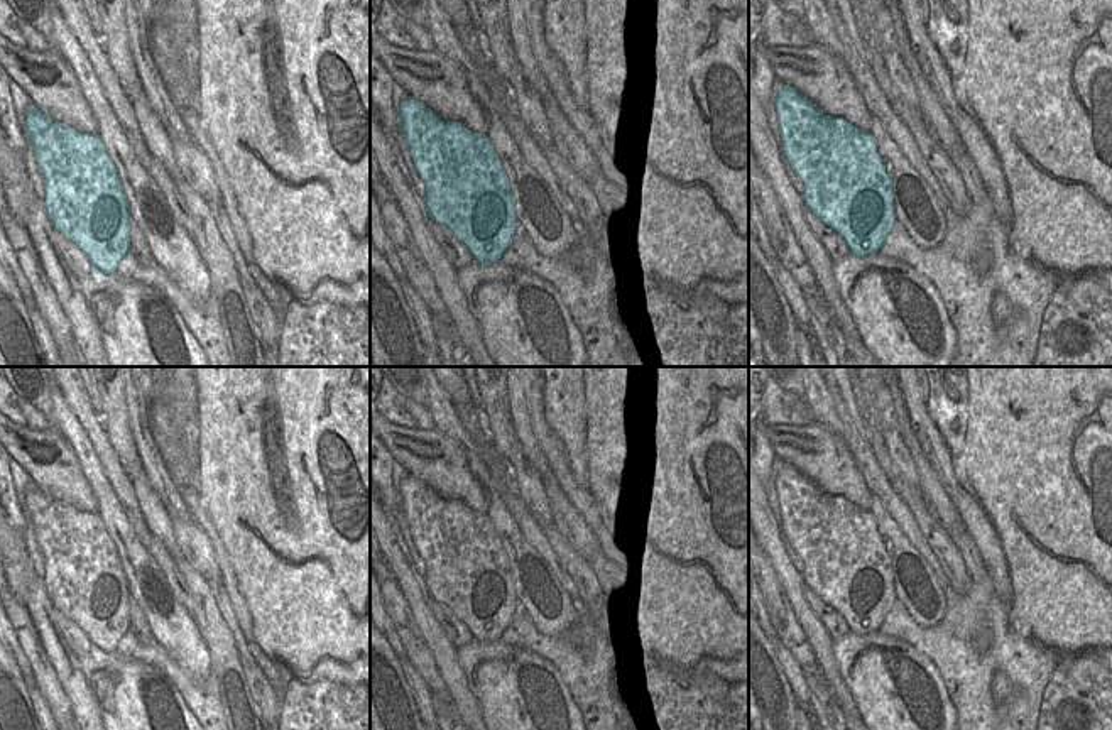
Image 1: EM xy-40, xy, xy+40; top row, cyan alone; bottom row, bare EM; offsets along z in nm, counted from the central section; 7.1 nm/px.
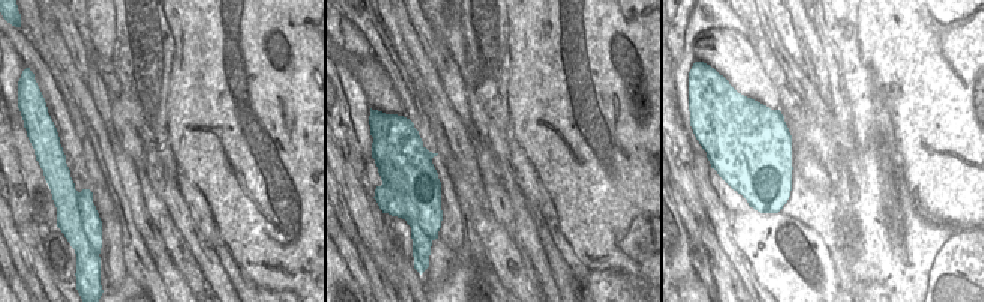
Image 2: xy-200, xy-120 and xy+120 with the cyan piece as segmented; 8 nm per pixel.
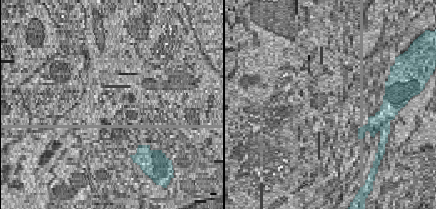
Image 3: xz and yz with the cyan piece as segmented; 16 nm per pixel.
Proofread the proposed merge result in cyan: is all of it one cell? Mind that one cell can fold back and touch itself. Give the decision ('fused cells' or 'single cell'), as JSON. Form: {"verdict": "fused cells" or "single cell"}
{"verdict": "fused cells"}

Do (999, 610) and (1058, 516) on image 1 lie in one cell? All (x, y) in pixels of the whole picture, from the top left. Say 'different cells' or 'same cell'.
different cells

